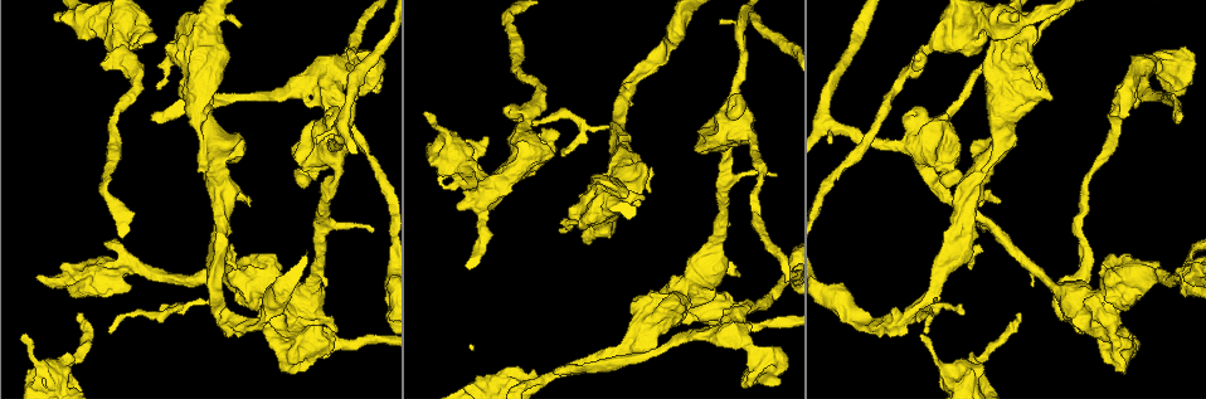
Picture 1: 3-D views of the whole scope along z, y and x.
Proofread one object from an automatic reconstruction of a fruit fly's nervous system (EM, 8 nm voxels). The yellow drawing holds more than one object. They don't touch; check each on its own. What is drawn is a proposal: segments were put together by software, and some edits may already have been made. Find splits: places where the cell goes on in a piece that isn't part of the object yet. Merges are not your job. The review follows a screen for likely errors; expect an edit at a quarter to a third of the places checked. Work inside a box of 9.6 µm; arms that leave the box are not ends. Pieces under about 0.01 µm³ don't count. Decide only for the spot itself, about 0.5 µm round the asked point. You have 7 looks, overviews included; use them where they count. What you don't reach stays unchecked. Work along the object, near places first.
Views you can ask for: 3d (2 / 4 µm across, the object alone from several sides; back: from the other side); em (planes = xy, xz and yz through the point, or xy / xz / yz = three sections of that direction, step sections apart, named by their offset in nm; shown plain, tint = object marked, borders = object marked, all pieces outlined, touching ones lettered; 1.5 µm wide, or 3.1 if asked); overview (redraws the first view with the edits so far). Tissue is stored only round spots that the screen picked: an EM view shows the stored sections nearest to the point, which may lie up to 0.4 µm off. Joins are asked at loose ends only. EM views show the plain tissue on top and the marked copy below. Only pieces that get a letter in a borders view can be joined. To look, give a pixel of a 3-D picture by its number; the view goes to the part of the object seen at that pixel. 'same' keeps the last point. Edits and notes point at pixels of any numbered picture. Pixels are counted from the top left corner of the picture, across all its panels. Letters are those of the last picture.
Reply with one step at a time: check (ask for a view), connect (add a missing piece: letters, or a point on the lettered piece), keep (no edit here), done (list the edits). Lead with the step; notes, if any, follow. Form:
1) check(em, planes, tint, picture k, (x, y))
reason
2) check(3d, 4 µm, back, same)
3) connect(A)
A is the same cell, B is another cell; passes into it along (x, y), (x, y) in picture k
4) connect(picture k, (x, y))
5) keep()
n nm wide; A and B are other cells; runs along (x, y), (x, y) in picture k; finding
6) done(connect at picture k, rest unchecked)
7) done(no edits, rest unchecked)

check(3d, 4 µm, picture 1, (374, 230))
free end

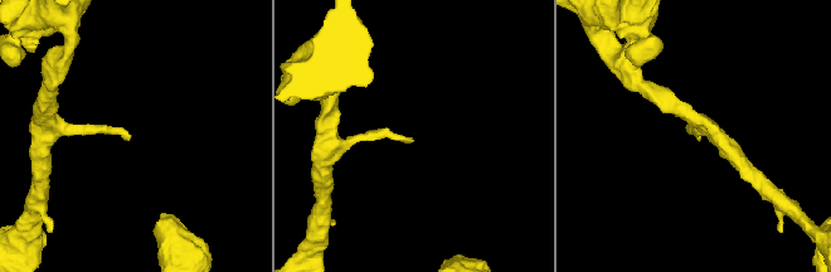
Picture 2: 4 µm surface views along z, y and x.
check(em, planes, borders, picture 2, (127, 139))

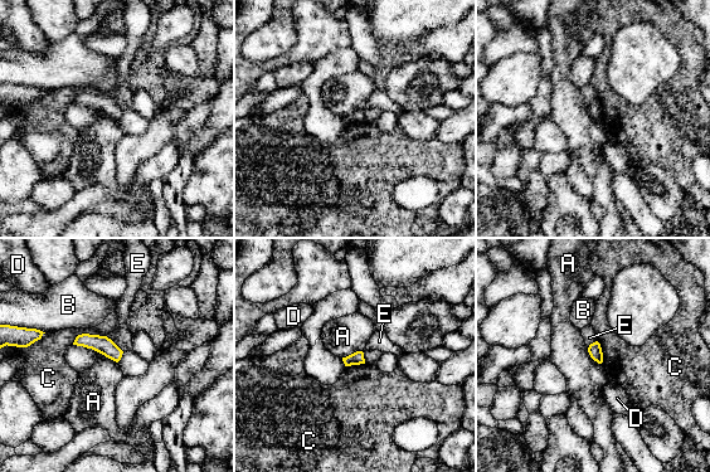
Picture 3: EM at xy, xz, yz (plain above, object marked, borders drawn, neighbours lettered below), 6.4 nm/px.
keep()
A, B, C, D and E are other cells; border along (97, 351), (117, 363) in picture 3; no lettered piece goes on from it

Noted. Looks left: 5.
check(3d, 2 µm, back, picture 1, (1181, 117))
end of a long branch

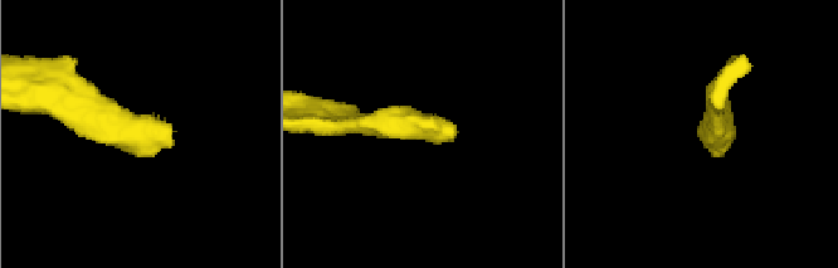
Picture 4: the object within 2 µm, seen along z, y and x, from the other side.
check(em, planes, borders, picture 4, (452, 141))
now the EM

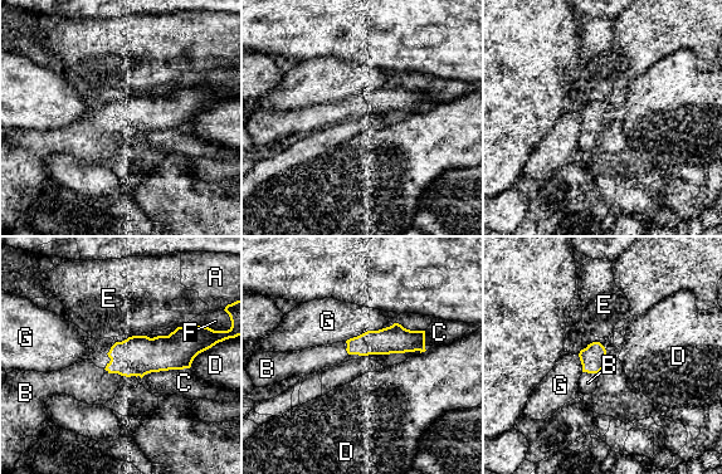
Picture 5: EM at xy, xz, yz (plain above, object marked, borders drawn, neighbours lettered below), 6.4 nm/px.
connect(B)
B is the same cell, A, C, D, E, F and G are other cells; it goes on there

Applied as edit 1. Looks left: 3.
done(connect at picture 5, rest unchecked)

